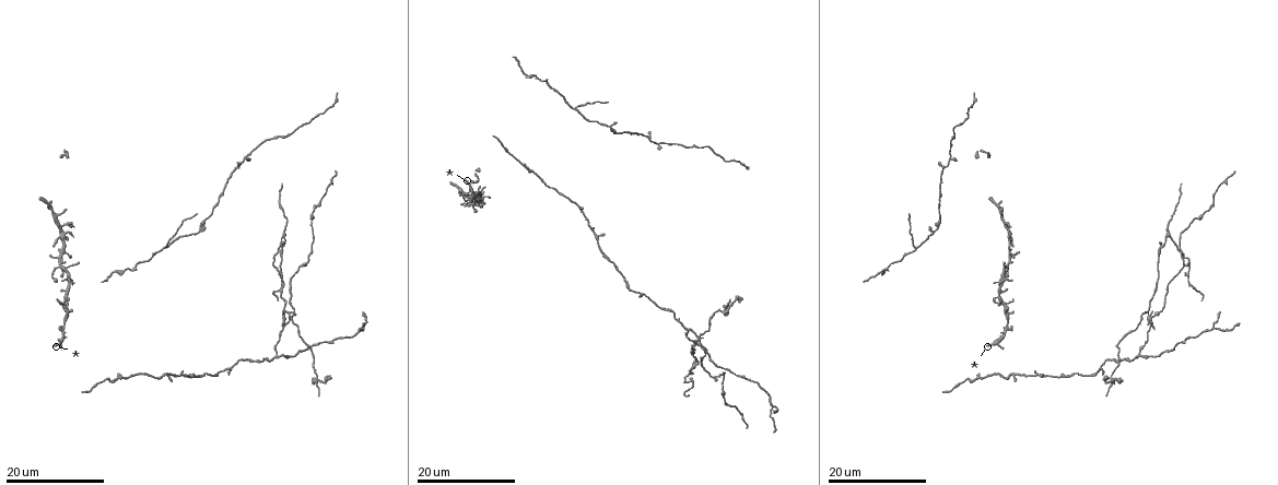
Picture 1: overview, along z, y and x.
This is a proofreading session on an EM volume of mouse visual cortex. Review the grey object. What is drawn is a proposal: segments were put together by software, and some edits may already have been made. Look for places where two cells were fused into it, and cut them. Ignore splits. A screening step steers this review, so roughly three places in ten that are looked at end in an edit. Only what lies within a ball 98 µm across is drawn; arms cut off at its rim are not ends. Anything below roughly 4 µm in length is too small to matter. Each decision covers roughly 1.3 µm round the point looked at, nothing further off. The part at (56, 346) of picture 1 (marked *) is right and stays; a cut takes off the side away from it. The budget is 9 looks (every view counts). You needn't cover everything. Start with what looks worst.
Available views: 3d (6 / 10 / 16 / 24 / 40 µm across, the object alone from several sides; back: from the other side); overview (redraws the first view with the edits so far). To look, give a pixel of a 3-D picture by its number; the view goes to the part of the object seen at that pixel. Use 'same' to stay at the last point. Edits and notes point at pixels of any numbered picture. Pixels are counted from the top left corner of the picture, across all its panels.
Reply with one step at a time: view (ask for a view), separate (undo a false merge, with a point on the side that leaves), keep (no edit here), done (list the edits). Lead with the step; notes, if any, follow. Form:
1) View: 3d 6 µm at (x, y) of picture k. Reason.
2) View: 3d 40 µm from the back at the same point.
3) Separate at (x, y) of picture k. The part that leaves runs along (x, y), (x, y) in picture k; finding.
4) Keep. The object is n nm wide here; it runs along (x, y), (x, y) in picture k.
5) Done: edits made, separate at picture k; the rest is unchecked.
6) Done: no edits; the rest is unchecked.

View: 3d 24 µm at (284, 323) of picture 1. Four-way junction.

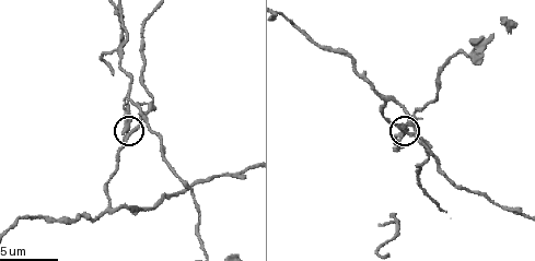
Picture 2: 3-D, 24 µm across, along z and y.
View: 3d 6 µm at (409, 132) of picture 2.

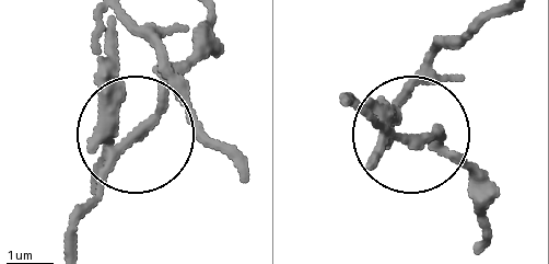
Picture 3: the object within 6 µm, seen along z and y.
Separate at (112, 81) of picture 3. The object is 270 nm wide here; the part that leaves runs along (103, 139), (103, 25) in picture 3; two cells meet here.

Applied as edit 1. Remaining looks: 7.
View: 3d 10 µm at (114, 208) of picture 2. Three arms meet.

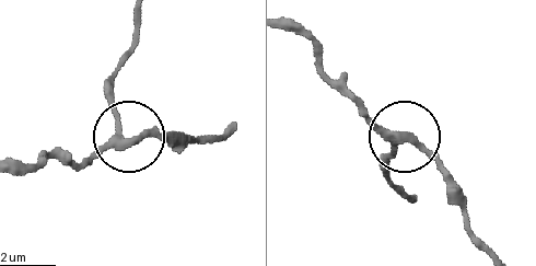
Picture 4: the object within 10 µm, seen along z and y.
Keep. It runs along (291, 24), (375, 120), (418, 141), (457, 182) in picture 4; one cell here.

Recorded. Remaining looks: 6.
View: 3d 24 µm at (1101, 365) of picture 1.

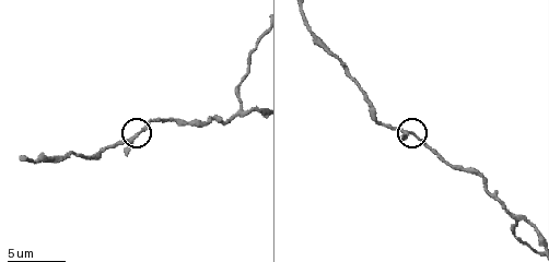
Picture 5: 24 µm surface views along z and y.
View: 3d 10 µm at (132, 137) of picture 5.

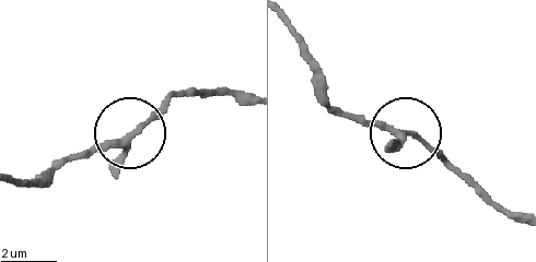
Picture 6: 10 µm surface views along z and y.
Keep. 3 arms meet here; all the same cell.

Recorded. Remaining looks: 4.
View: 3d 16 µm at (116, 272) of picture 1.

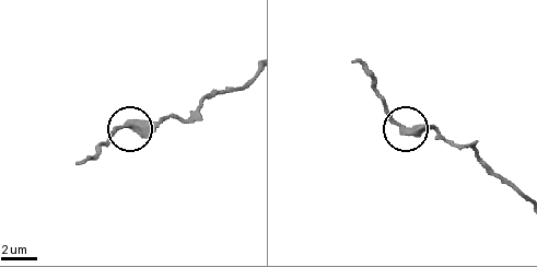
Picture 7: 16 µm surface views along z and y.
View: 3d 6 µm at (131, 124) of picture 7. Closer look.

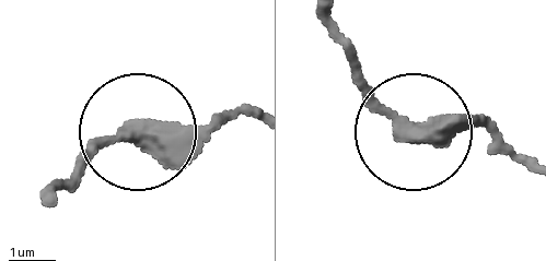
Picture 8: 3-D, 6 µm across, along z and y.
View: 3d 6 µm from the back at (136, 133) of picture 8.

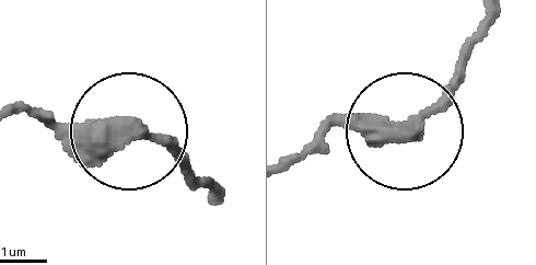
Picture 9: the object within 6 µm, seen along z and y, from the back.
Keep. The side arm is 6 µm long; one cell here.

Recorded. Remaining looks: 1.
Done: edits made, separate at picture 3; the rest is unchecked.

